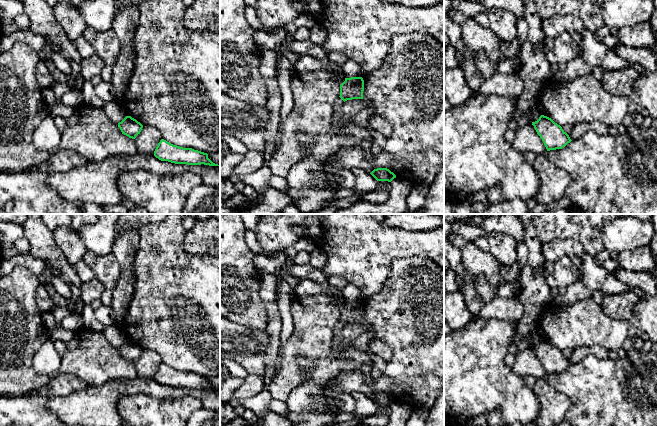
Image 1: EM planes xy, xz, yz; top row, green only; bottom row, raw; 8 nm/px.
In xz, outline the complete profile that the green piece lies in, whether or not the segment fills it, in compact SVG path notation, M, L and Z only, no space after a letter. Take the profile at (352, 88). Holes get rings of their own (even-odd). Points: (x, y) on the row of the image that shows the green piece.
M362 77L345 78L340 85L340 98L345 102L352 99L363 99L364 80Z

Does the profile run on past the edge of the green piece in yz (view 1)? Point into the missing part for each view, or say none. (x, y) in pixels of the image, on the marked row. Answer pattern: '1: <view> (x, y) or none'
1: none

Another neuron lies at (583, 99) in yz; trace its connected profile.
M593 74L572 81L547 79L537 101L541 114L561 127L583 121L618 127L623 124L629 103L629 96L606 91Z

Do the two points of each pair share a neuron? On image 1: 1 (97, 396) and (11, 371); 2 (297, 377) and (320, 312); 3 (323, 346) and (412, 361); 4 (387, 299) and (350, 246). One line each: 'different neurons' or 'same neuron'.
1: different neurons
2: same neuron
3: different neurons
4: different neurons

